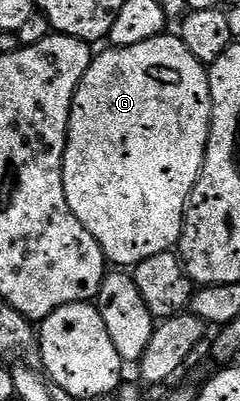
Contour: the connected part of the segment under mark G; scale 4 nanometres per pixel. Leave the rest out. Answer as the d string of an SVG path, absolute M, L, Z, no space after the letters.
M162 35L147 39L147 43L135 43L135 47L122 49L106 48L106 53L98 52L87 67L87 75L75 91L75 99L69 116L69 134L65 144L63 159L63 191L67 191L67 204L75 211L75 219L91 231L99 243L106 262L113 267L132 267L151 259L151 255L168 253L181 240L181 228L185 225L185 214L189 208L189 197L193 193L197 180L201 177L201 168L205 162L205 152L209 142L209 124L213 118L213 100L209 90L209 75L206 66L187 49L180 36Z

